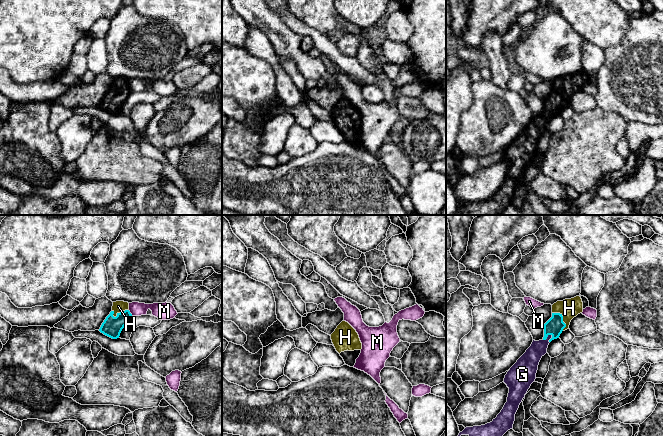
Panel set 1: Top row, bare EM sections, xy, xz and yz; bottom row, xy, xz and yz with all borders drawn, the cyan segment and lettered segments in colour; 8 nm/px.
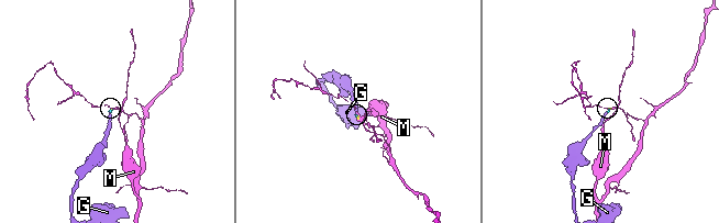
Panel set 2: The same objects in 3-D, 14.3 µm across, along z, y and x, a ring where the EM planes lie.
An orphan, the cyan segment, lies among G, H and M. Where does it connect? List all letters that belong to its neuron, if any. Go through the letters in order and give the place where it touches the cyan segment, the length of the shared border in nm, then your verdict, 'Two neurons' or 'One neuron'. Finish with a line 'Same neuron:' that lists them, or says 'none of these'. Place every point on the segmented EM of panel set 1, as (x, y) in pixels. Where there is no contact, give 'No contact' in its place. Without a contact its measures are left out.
G: Touches cyan at yz (547, 336). Shared border 90 nm. One neuron
H: Touches cyan at yz (562, 318). Shared border 180 nm. One neuron
M: Touches cyan at xy (130, 313). Shared border 60 nm. Two neurons
Same neuron: G, H

